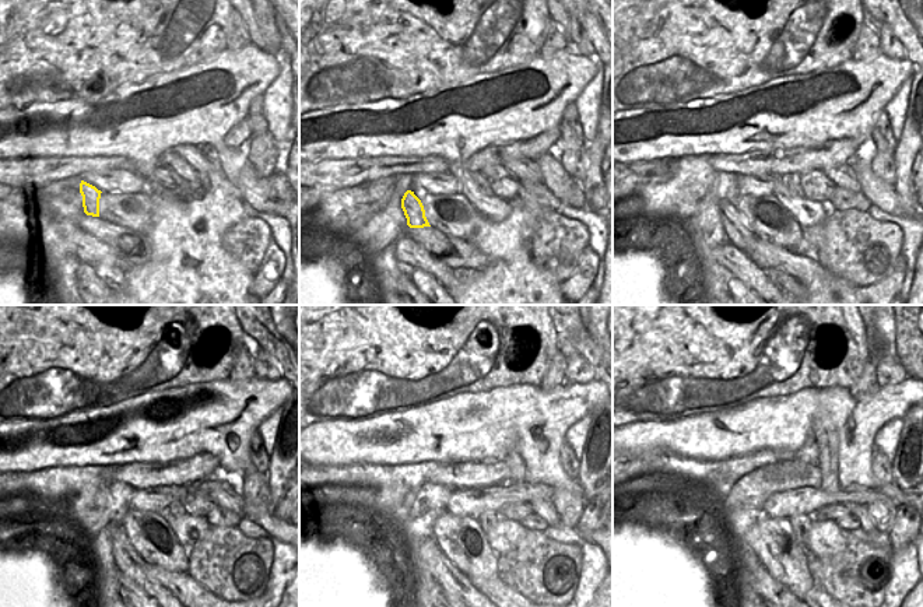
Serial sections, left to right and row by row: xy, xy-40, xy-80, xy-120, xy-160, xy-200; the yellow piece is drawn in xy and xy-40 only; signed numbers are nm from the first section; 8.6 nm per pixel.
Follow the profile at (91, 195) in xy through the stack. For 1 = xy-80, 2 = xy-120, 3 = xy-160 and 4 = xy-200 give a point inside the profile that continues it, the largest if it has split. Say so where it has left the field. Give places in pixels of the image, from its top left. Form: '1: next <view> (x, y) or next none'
1: next xy-80 (737, 231)
2: next xy-120 (116, 557)
3: next xy-160 (431, 572)
4: next xy-200 (748, 578)

